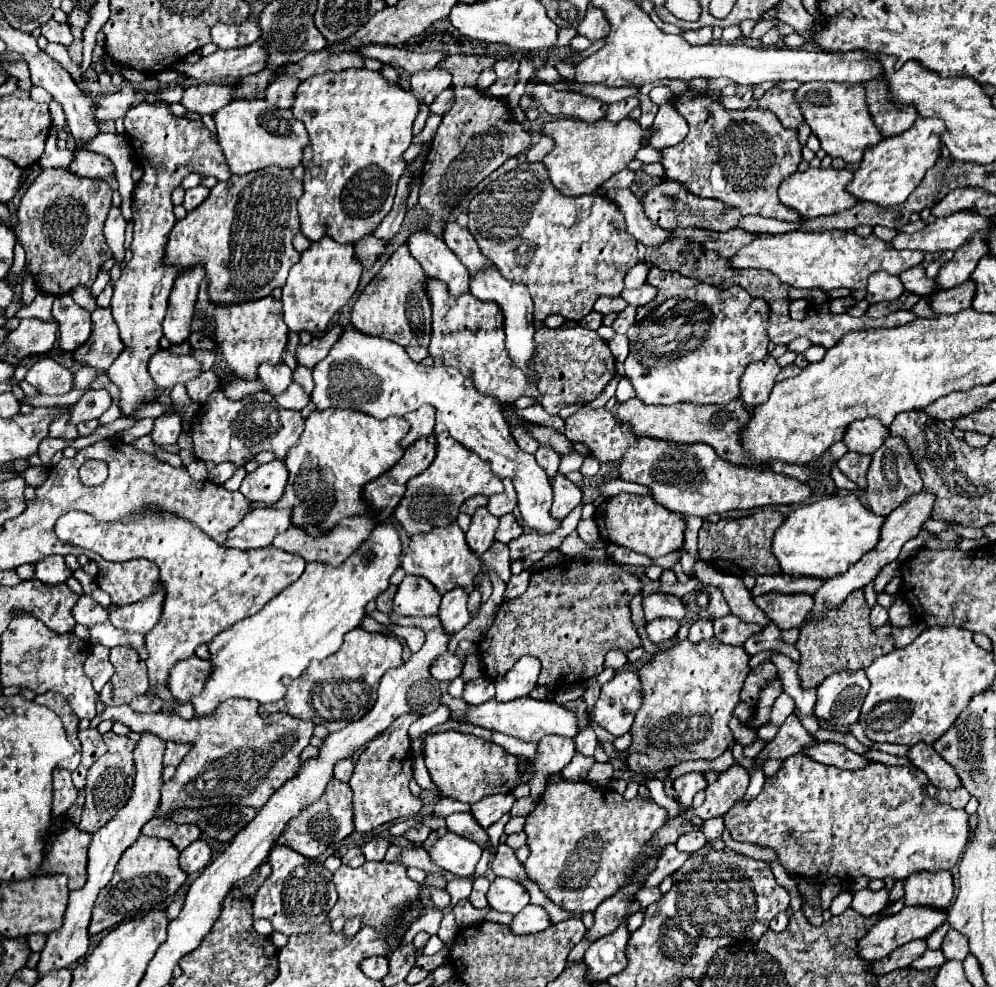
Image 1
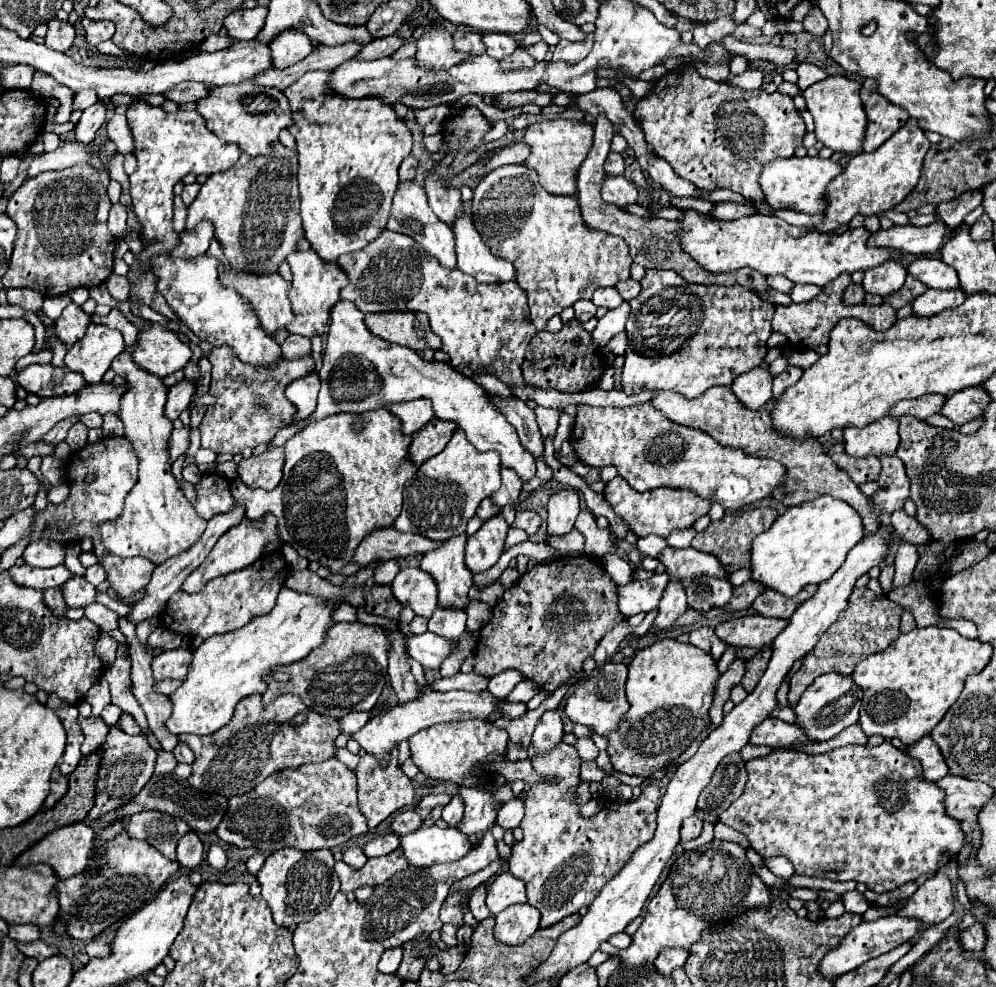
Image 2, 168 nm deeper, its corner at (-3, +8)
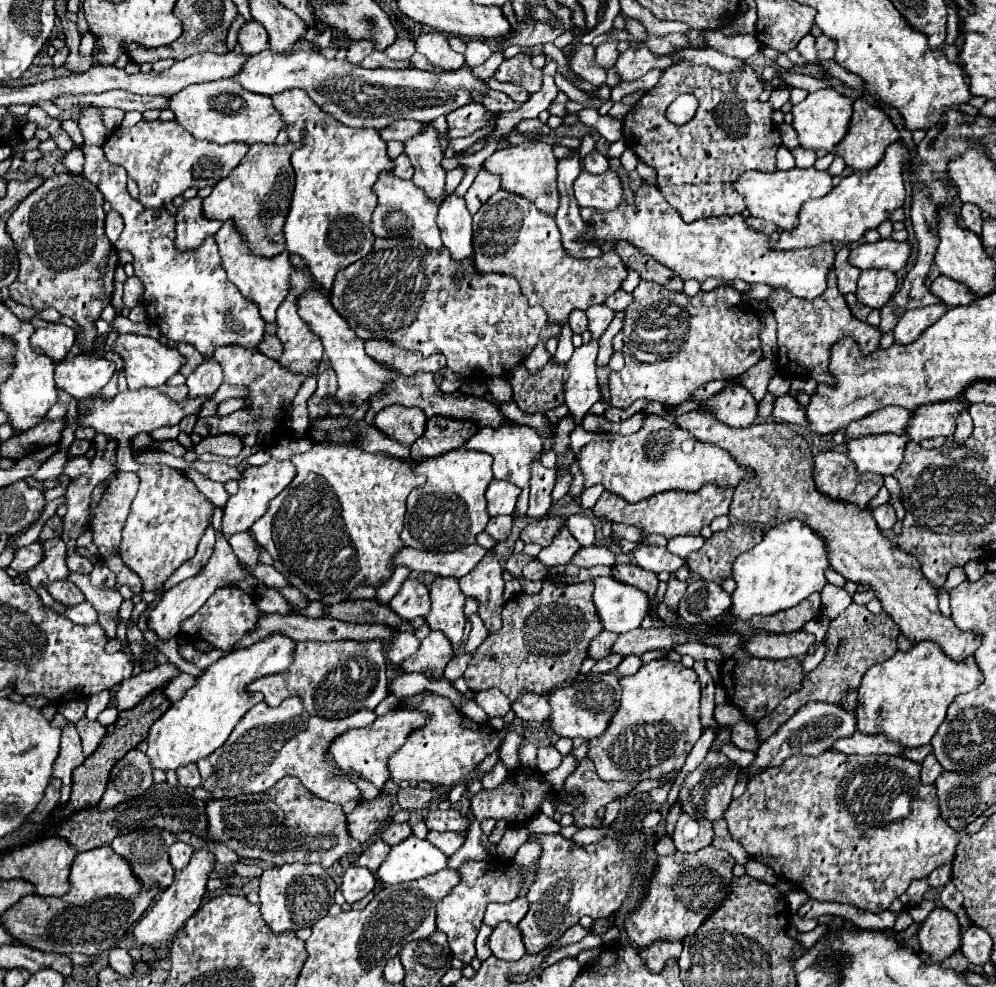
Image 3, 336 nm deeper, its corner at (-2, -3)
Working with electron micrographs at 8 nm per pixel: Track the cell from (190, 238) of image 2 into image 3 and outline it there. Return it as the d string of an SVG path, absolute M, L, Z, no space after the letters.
M198 196L186 200L176 214L176 250L194 250L206 238L214 236L222 224L218 220L208 220L202 216L202 200Z

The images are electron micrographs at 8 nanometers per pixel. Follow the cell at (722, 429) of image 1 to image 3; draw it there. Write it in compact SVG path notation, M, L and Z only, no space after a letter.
M692 410L676 418L676 426L682 430L692 432L700 442L704 444L716 444L724 450L728 450L736 460L740 460L742 466L748 466L750 470L756 472L756 478L750 482L740 484L738 494L734 494L734 500L730 504L730 514L738 518L740 522L758 522L758 524L768 524L776 526L788 520L802 520L806 522L814 532L818 532L826 544L828 544L828 556L832 562L832 568L840 572L844 578L856 582L856 584L868 584L872 590L876 590L878 600L882 602L884 612L900 626L902 634L910 642L922 642L922 640L932 640L936 642L950 658L954 660L964 660L966 656L974 654L976 648L980 646L980 636L976 632L960 632L956 624L950 618L944 618L942 612L938 610L938 592L936 586L932 586L920 572L920 564L916 558L912 558L908 552L894 548L894 544L880 532L880 528L874 522L872 510L870 508L856 508L856 504L850 502L840 502L830 496L824 496L816 484L814 484L814 456L808 446L808 442L796 434L788 424L784 422L758 422L748 428L728 428L728 424L720 424L716 416L708 414L708 410Z

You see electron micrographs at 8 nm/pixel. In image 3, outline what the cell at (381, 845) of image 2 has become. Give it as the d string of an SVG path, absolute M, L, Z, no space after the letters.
M376 840L368 846L366 852L360 854L360 858L356 860L356 866L364 866L374 874L376 868L380 868L380 864L384 862L384 856L388 856L388 852L390 852L390 846L384 844L382 840Z

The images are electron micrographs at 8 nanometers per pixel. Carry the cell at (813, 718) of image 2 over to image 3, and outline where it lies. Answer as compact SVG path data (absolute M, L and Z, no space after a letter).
M812 700L810 704L804 704L774 736L762 742L760 750L756 752L754 764L748 768L748 774L756 774L770 766L780 766L786 758L794 754L806 754L806 756L820 756L822 752L830 750L832 744L840 738L852 736L856 732L856 714L848 712L842 704L824 704L820 700Z

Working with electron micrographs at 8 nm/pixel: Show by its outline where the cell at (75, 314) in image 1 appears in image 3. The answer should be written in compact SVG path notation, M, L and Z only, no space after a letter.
M48 324L46 328L38 328L32 336L32 346L44 350L52 360L62 360L76 340L76 330L66 324Z

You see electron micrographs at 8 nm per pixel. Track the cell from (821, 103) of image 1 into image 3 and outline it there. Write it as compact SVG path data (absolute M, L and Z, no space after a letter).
M834 88L810 92L806 96L806 100L802 100L800 104L796 104L792 108L792 114L794 114L792 128L798 132L800 146L814 150L814 152L824 150L824 152L834 154L836 144L840 144L840 140L844 140L844 136L848 132L848 124L852 120L852 102L854 102L852 98L842 96Z

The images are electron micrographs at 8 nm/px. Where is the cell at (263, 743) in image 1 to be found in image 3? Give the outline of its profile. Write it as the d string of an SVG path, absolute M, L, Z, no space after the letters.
M286 698L284 704L270 708L264 702L256 704L244 718L236 724L230 738L204 760L198 760L202 788L206 788L212 798L234 798L240 794L264 792L272 788L284 776L296 776L302 784L322 800L346 804L352 798L360 798L358 788L344 780L344 776L332 776L332 760L328 760L328 744L336 736L350 728L370 726L376 720L374 712L356 712L340 720L316 718L304 712L300 698Z

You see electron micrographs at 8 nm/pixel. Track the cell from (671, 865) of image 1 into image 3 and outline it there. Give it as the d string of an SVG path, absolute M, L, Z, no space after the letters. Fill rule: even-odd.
M834 750L818 758L798 754L782 766L750 776L746 792L732 800L724 818L730 836L744 846L748 856L770 866L780 880L790 880L814 900L852 904L860 910L880 914L906 892L912 880L928 878L932 870L950 864L956 852L958 834L940 816L936 788L920 782L920 768L914 760L890 754L848 756ZM902 794L908 794L906 810L898 810L896 806Z

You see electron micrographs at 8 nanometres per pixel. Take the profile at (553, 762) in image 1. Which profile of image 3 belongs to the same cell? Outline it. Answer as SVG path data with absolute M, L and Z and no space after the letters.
M524 694L518 702L512 704L512 710L522 720L548 722L548 716L550 716L548 700L544 696L536 696L536 694Z

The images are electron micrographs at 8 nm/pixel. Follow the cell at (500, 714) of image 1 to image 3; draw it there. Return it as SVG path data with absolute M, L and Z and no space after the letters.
M400 708L392 714L376 718L374 724L370 724L366 728L352 728L350 732L344 732L342 736L338 736L334 740L334 744L330 746L330 752L344 776L350 776L350 772L354 772L354 774L370 780L376 788L382 790L384 784L390 780L390 772L388 772L390 756L396 752L396 748L400 748L400 744L404 744L408 740L408 736L416 728L422 728L428 720L430 720L430 716L422 710Z

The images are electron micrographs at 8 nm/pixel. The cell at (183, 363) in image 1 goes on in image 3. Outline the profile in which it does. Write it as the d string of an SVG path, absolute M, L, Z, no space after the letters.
M120 334L112 346L116 354L120 354L126 362L126 378L128 388L144 388L144 386L162 386L168 378L180 372L180 368L186 364L186 356L182 356L176 348L170 348L150 336L138 336L138 334Z

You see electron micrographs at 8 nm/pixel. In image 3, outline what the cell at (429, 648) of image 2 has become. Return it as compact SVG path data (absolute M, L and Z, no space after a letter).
M398 632L394 642L390 644L388 658L394 664L402 664L408 656L414 656L418 652L418 648L420 648L420 640L412 632Z

